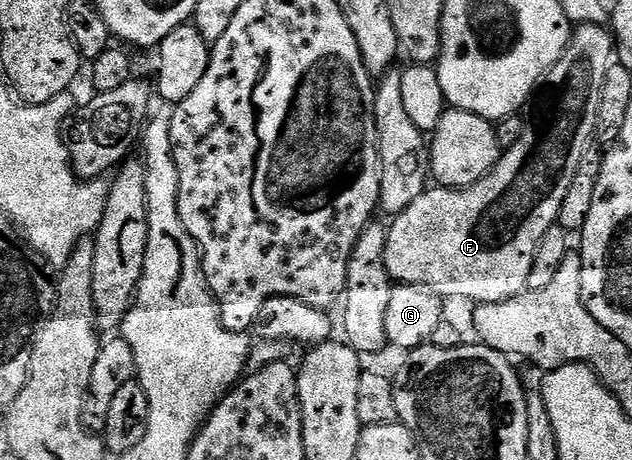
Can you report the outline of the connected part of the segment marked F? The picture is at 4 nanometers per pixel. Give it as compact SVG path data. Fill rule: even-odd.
M578 25L569 34L569 42L555 67L545 74L545 80L537 86L537 89L529 96L529 104L523 110L523 124L518 133L515 143L511 148L504 150L497 160L497 166L492 173L488 173L483 179L479 179L474 185L465 189L446 189L444 187L429 187L425 192L411 203L411 207L404 209L402 213L392 218L393 226L388 226L385 234L385 266L390 278L402 285L425 285L441 294L442 298L466 297L472 303L483 301L506 301L509 297L515 297L528 286L531 267L535 261L537 248L551 226L557 224L559 207L563 207L563 199L571 187L571 179L575 179L575 171L583 159L585 150L590 148L591 138L594 136L595 111L599 107L599 87L603 87L603 75L607 67L615 61L615 42L613 34L602 25Z

